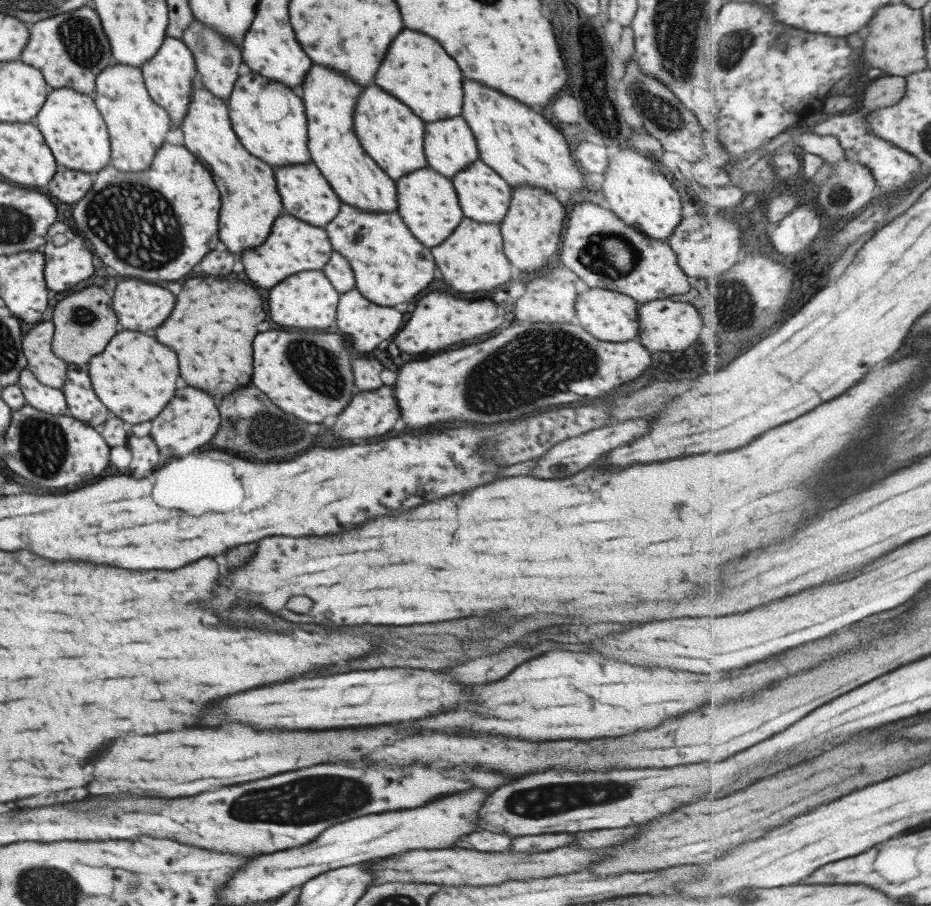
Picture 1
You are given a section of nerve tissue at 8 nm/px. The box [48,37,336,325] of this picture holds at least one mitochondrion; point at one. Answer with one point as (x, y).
(135, 207)

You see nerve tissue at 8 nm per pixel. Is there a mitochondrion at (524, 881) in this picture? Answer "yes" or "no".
no

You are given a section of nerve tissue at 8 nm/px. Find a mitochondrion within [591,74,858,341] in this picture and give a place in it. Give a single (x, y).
(659, 113)

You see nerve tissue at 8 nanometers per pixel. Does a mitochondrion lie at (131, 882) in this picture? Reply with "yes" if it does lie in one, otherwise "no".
yes

